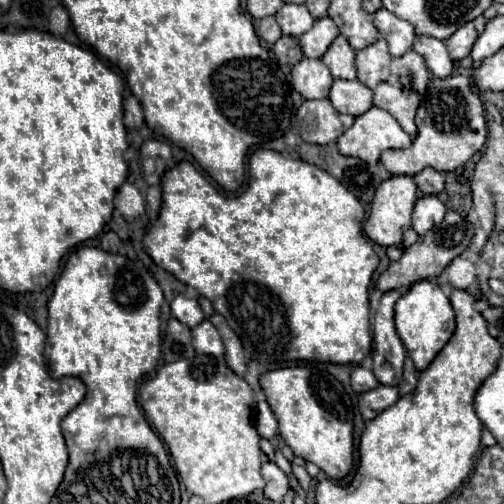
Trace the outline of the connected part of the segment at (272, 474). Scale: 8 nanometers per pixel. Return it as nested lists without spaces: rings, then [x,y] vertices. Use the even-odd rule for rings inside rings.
[[[266,462],[262,464],[262,476],[266,480],[266,488],[264,494],[270,500],[280,502],[288,490],[288,476],[274,464],[274,462]]]

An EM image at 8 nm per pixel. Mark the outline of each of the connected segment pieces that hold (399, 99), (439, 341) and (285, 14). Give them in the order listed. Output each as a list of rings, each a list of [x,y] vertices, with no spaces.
[[[380,38],[368,48],[356,52],[356,68],[358,68],[358,80],[374,90],[374,106],[390,112],[410,136],[416,136],[416,124],[414,124],[416,108],[432,78],[432,74],[424,64],[424,58],[414,50],[406,52],[400,58],[392,58],[388,52],[388,44],[384,44],[384,38]]]
[[[422,280],[422,282],[412,284],[410,290],[404,296],[400,296],[400,300],[396,302],[394,322],[396,322],[396,332],[408,356],[412,358],[416,370],[422,372],[430,366],[436,354],[450,340],[454,332],[454,310],[452,310],[450,300],[444,296],[442,288],[434,280]]]
[[[284,4],[280,12],[276,12],[276,20],[282,28],[282,34],[294,36],[294,38],[308,32],[308,28],[312,28],[314,24],[314,18],[310,16],[304,4]]]

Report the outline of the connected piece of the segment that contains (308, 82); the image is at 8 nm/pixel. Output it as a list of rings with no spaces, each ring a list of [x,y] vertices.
[[[302,58],[292,66],[292,86],[302,98],[326,98],[332,86],[332,72],[320,58]]]

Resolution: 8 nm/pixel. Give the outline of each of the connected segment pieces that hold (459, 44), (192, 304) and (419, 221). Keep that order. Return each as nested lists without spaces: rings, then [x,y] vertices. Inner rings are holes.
[[[478,16],[476,20],[470,20],[468,24],[460,26],[448,40],[444,40],[450,56],[454,60],[462,60],[470,54],[476,38],[484,32],[484,26],[486,26],[486,18],[484,16]]]
[[[182,294],[172,300],[170,312],[172,312],[174,318],[178,318],[182,324],[186,324],[186,326],[190,326],[190,328],[194,328],[196,324],[200,324],[200,322],[204,320],[198,300],[186,298],[186,296],[182,296]]]
[[[422,196],[418,198],[412,212],[412,228],[418,234],[424,234],[436,224],[440,224],[444,220],[444,214],[446,214],[446,204],[438,196]]]

